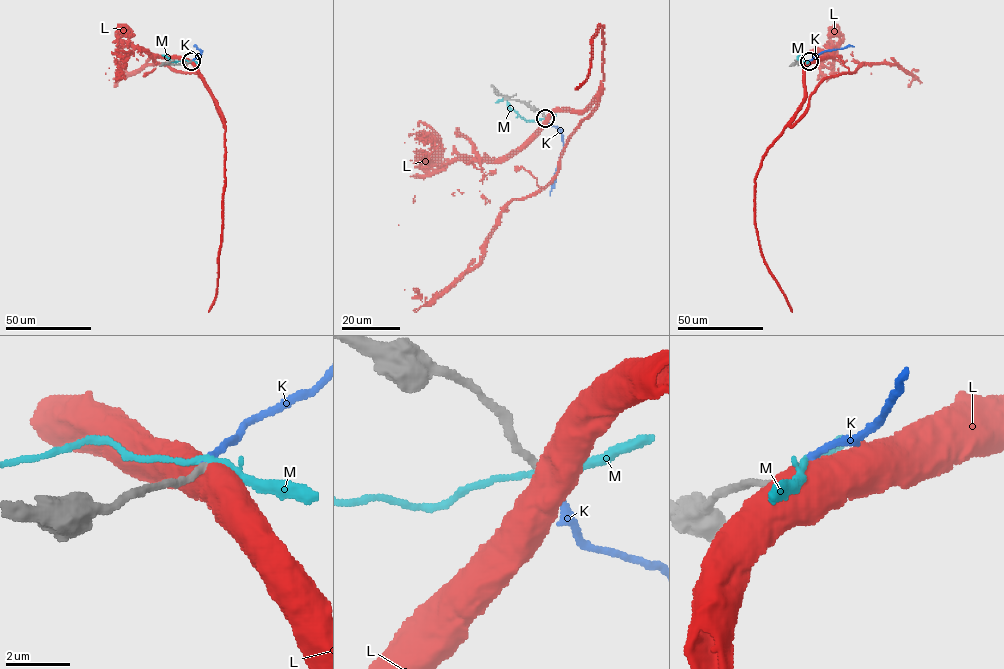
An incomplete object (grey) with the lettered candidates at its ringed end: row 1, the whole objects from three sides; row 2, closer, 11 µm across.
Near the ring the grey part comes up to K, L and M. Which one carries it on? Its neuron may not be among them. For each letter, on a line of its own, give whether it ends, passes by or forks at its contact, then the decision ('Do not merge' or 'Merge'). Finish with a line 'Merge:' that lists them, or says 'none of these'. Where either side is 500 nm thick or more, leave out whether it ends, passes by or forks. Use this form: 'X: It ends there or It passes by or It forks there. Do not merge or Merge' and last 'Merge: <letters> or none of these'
K: It ends there. Merge
L: Do not merge
M: It forks there. Do not merge
Merge: K

